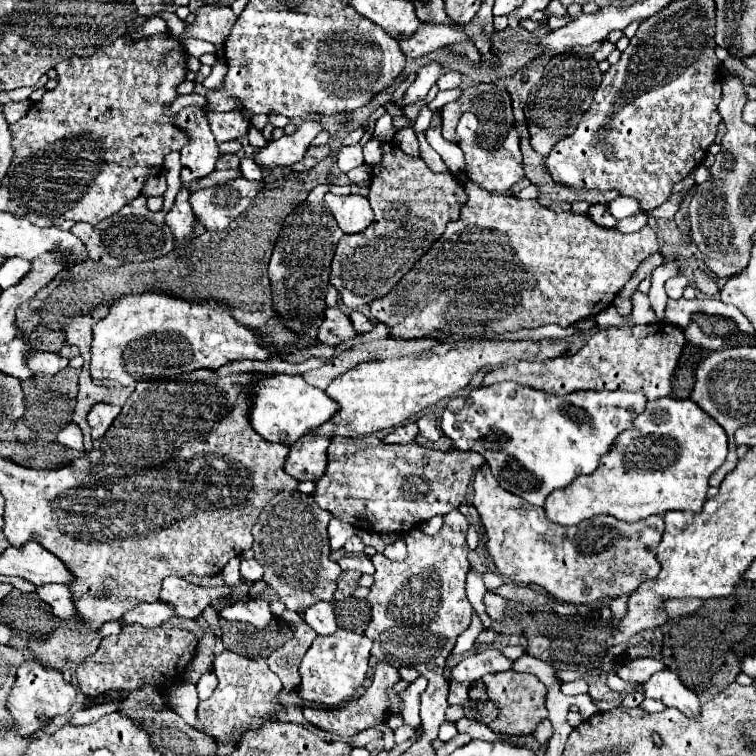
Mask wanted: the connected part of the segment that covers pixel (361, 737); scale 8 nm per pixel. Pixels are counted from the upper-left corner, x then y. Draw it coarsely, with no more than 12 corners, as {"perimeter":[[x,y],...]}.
{"perimeter":[[370,728],[359,732],[348,744],[352,748],[365,747],[381,737],[382,731]]}

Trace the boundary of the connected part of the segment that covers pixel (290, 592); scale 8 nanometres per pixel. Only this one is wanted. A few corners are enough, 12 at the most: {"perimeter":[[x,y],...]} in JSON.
{"perimeter":[[273,497],[253,527],[263,581],[287,609],[331,601],[333,515]]}

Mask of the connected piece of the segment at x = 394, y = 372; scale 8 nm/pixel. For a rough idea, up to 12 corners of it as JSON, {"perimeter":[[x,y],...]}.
{"perimeter":[[465,339],[333,379],[323,437],[397,427],[483,367],[565,355],[567,339]]}

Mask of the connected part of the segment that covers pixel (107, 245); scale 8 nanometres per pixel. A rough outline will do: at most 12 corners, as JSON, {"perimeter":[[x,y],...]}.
{"perimeter":[[145,197],[73,233],[91,261],[141,263],[175,249],[165,209]]}

